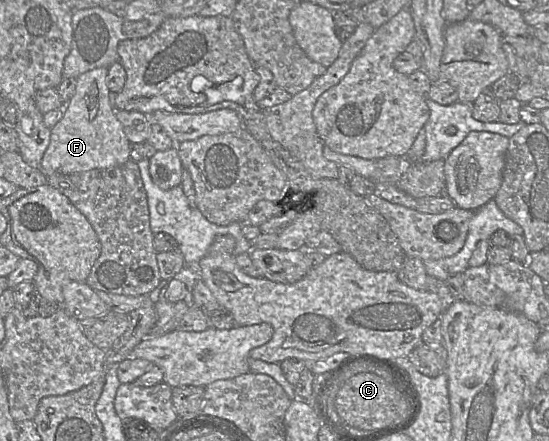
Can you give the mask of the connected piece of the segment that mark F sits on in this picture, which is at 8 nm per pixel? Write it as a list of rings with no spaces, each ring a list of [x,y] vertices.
[[[101,67],[76,78],[75,92],[64,103],[62,118],[50,129],[50,143],[39,166],[46,176],[108,169],[130,159],[130,141],[111,107],[107,73],[108,68]]]

